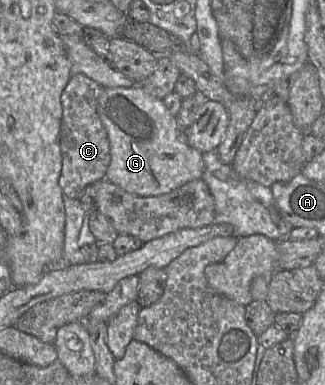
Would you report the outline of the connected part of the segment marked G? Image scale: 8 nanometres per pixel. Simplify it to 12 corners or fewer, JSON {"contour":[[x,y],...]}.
{"contour":[[140,85],[103,87],[105,180],[131,194],[202,178],[203,153]]}

